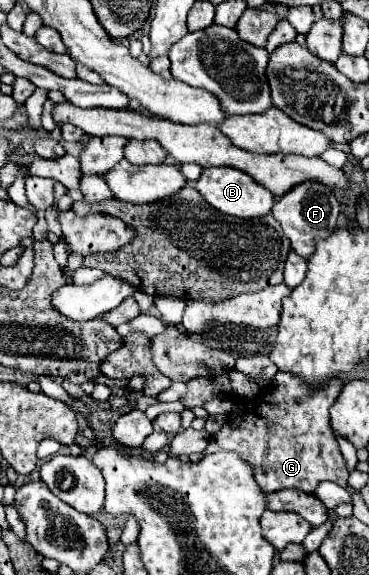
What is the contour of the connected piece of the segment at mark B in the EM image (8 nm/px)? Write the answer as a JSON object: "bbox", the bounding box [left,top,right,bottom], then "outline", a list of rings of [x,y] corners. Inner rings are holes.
{"bbox":[196,166,274,218],"outline":[[[228,166],[204,168],[200,180],[196,182],[196,190],[202,194],[202,198],[210,206],[214,206],[222,214],[230,214],[234,218],[260,218],[260,216],[266,216],[272,210],[272,204],[274,204],[274,196],[266,188],[258,186],[244,172],[240,172],[236,168],[228,168]]]}

